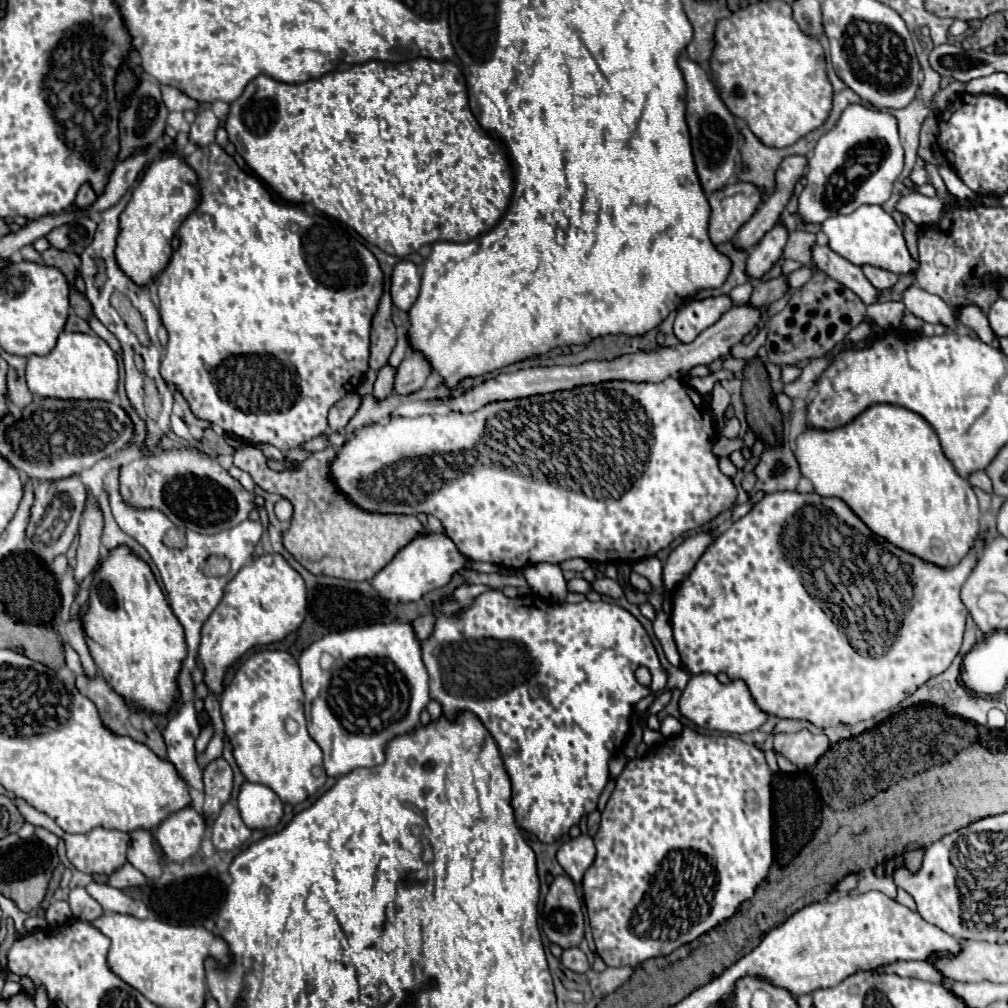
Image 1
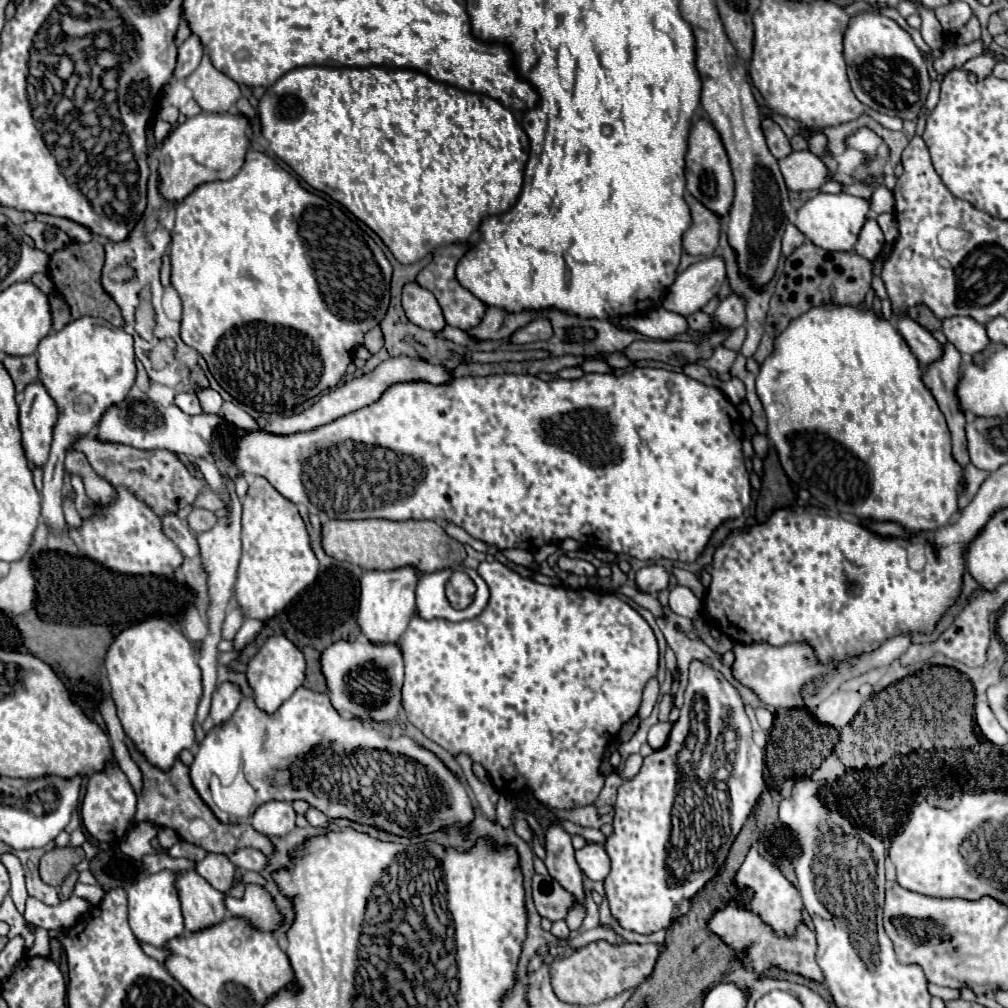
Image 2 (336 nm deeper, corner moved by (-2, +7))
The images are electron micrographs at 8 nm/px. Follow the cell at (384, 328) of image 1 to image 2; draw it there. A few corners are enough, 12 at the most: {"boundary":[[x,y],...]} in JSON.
{"boundary":[[381,328],[365,334],[365,348],[375,354],[383,346]]}

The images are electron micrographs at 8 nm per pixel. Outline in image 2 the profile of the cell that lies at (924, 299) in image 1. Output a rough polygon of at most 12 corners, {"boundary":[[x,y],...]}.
{"boundary":[[969,316],[941,320],[941,332],[961,354],[989,344],[985,326]]}

